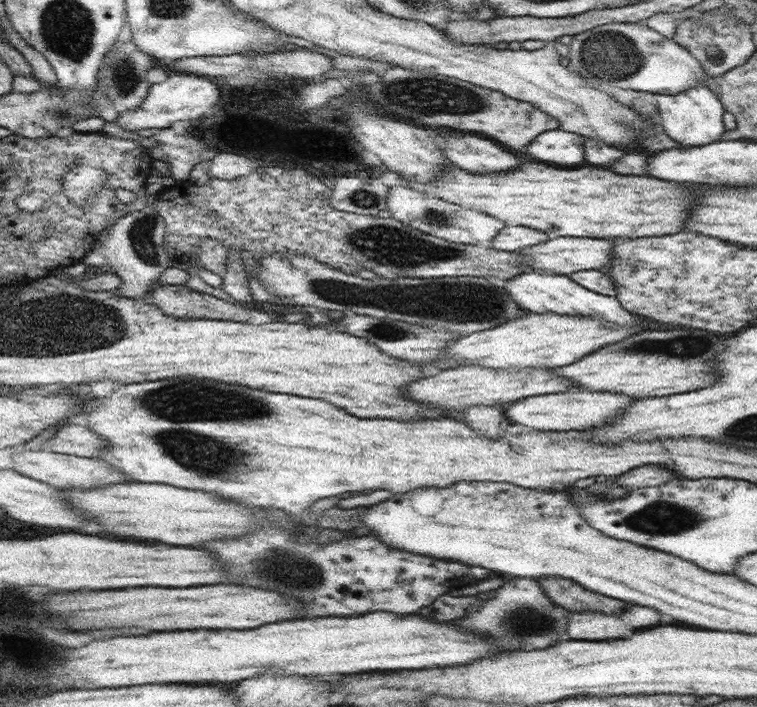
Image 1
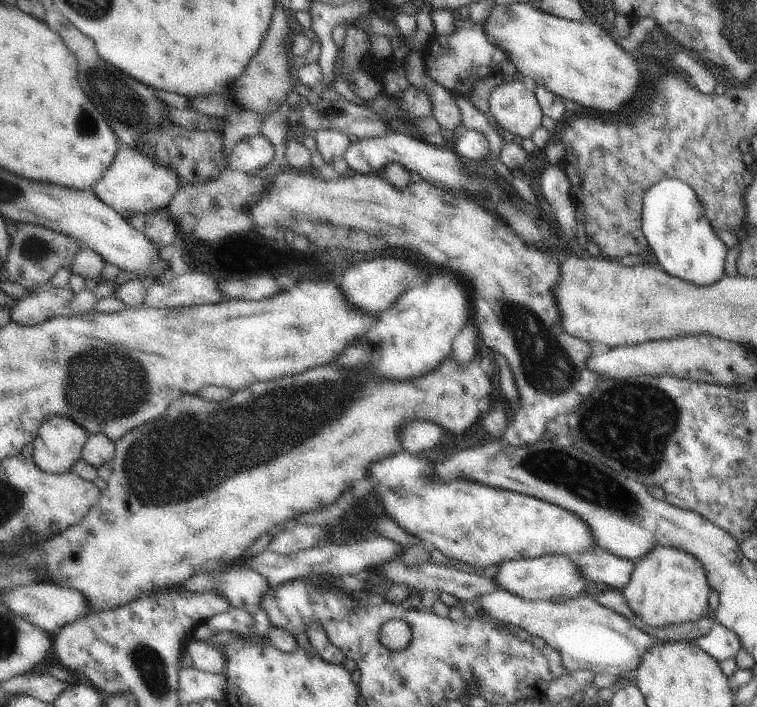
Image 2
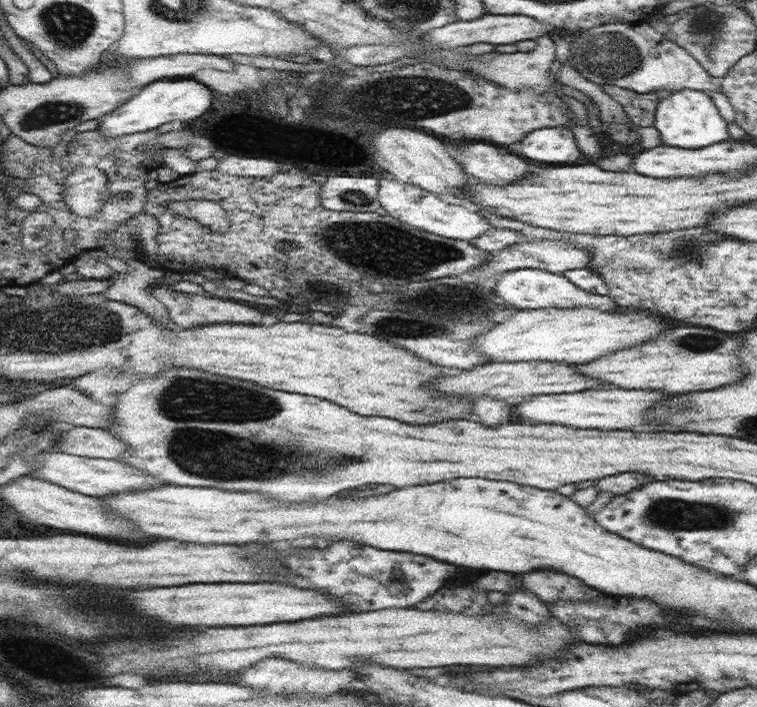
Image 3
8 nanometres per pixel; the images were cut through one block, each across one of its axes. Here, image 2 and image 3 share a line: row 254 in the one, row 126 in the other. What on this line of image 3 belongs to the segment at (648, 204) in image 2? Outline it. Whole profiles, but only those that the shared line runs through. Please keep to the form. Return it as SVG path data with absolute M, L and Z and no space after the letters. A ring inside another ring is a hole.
M682 89L665 93L653 112L653 119L664 145L679 149L701 149L730 139L727 122L720 116L712 98L699 90Z

